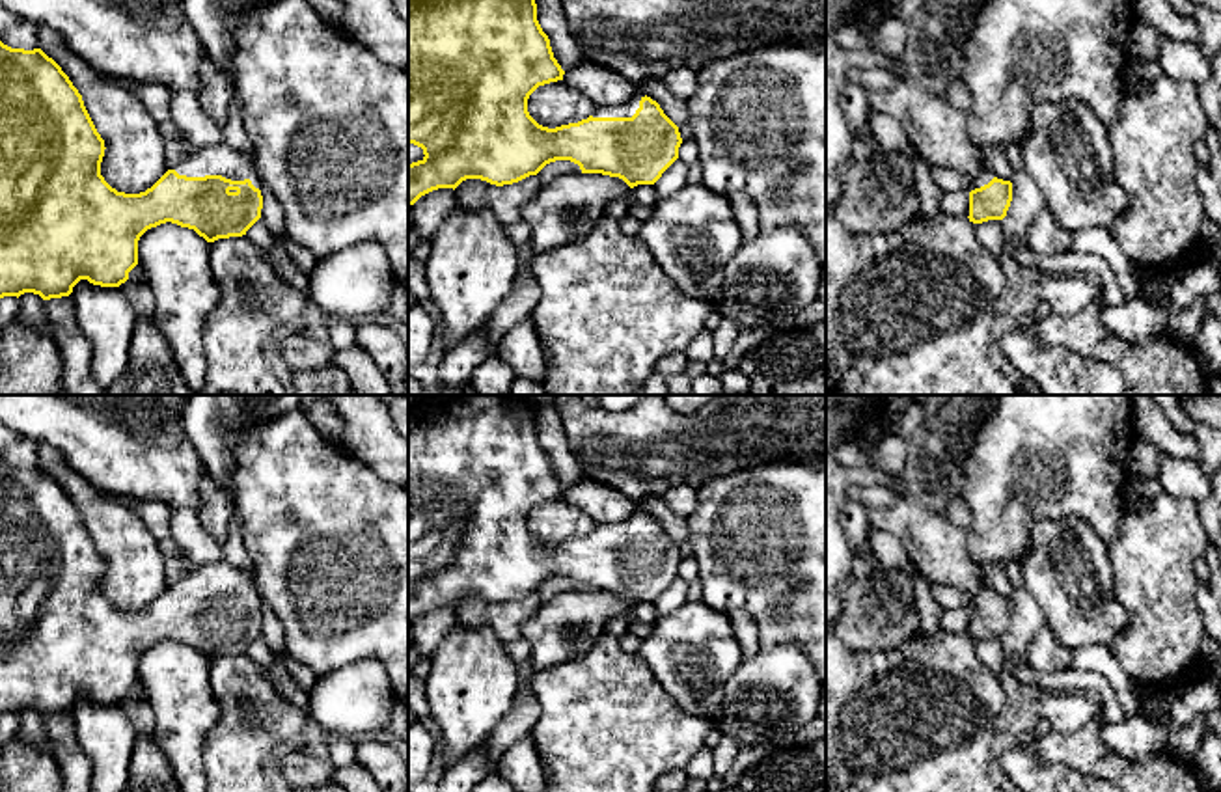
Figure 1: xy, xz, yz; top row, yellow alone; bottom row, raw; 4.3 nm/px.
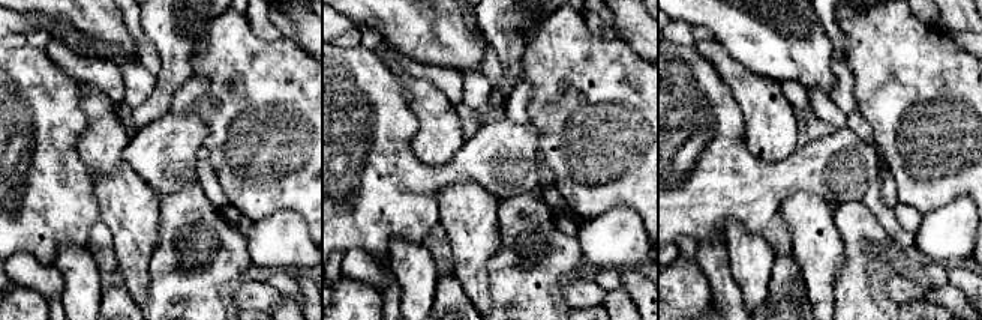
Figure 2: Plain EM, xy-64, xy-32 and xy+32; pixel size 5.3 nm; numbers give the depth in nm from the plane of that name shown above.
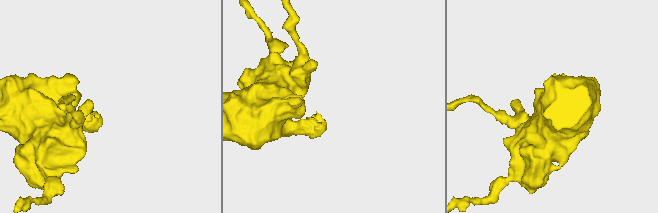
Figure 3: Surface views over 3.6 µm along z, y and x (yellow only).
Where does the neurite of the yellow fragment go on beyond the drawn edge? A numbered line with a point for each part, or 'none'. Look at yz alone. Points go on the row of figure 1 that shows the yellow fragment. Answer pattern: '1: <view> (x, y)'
1: yz (936, 129)

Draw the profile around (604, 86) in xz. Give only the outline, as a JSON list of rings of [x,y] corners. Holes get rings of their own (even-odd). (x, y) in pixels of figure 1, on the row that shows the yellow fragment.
[[[580,61],[565,71],[563,82],[597,106],[617,106],[636,95],[636,84],[624,78],[619,71],[598,65],[595,61]]]

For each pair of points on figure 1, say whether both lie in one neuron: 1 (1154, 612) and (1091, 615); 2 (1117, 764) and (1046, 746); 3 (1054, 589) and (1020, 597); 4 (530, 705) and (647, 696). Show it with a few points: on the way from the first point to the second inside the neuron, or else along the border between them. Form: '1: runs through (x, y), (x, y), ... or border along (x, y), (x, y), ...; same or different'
1: border along (1113, 573), (1126, 625), (1108, 645); different
2: runs through (1100, 763), (1082, 750), (1063, 750); same
3: border along (1024, 586), (1048, 625); different
4: border along (535, 673), (539, 720), (528, 735); different

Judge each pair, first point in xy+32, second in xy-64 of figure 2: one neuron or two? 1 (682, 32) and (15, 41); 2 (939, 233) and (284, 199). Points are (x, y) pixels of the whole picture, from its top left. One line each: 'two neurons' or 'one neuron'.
1: one neuron
2: two neurons

